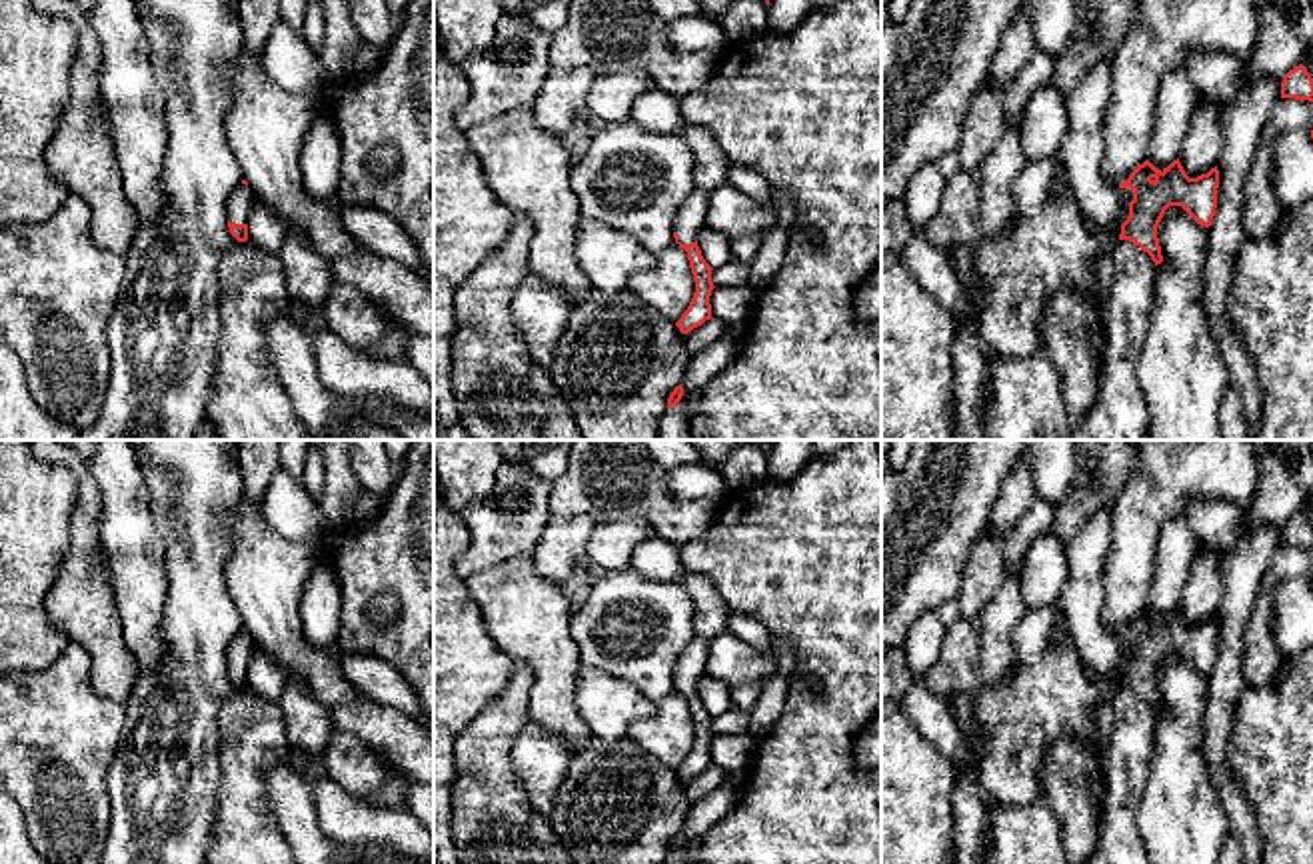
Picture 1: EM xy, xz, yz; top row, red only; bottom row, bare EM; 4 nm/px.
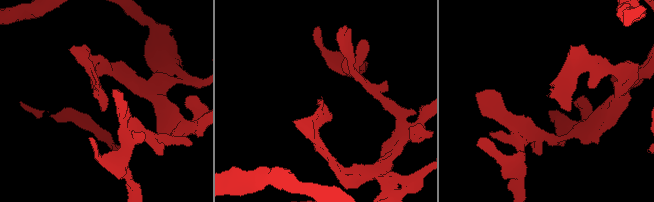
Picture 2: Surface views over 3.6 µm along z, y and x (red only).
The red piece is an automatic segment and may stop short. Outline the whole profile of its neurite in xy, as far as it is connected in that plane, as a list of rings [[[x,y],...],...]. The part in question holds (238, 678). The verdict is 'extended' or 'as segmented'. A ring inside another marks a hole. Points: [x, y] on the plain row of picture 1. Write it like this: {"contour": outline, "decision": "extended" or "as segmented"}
{"contour": [[[246,628],[232,640],[228,648],[228,676],[238,690],[248,688],[248,666],[254,658],[256,642]]], "decision": "extended"}

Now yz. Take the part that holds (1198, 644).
{"contour": [[[1109,508],[1095,512],[1065,546],[1069,576],[1057,604],[1063,608],[1081,660],[1109,676],[1129,656],[1119,688],[1129,688],[1163,710],[1157,674],[1169,654],[1181,654],[1197,672],[1209,676],[1217,656],[1219,618],[1189,626],[1179,610],[1157,618],[1149,608],[1139,612],[1119,634],[1101,626],[1103,564],[1109,556],[1113,518]]], "decision": "extended"}

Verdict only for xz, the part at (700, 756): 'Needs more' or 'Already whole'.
Needs more

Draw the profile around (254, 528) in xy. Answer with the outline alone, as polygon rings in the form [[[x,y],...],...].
[[[248,494],[230,514],[224,528],[230,532],[230,560],[224,578],[232,600],[242,616],[242,624],[256,646],[292,678],[300,676],[308,692],[330,712],[338,706],[356,706],[368,700],[344,674],[344,662],[324,648],[306,640],[300,616],[300,602],[306,582],[318,564],[318,546],[292,542],[276,534],[266,522],[262,500]]]

